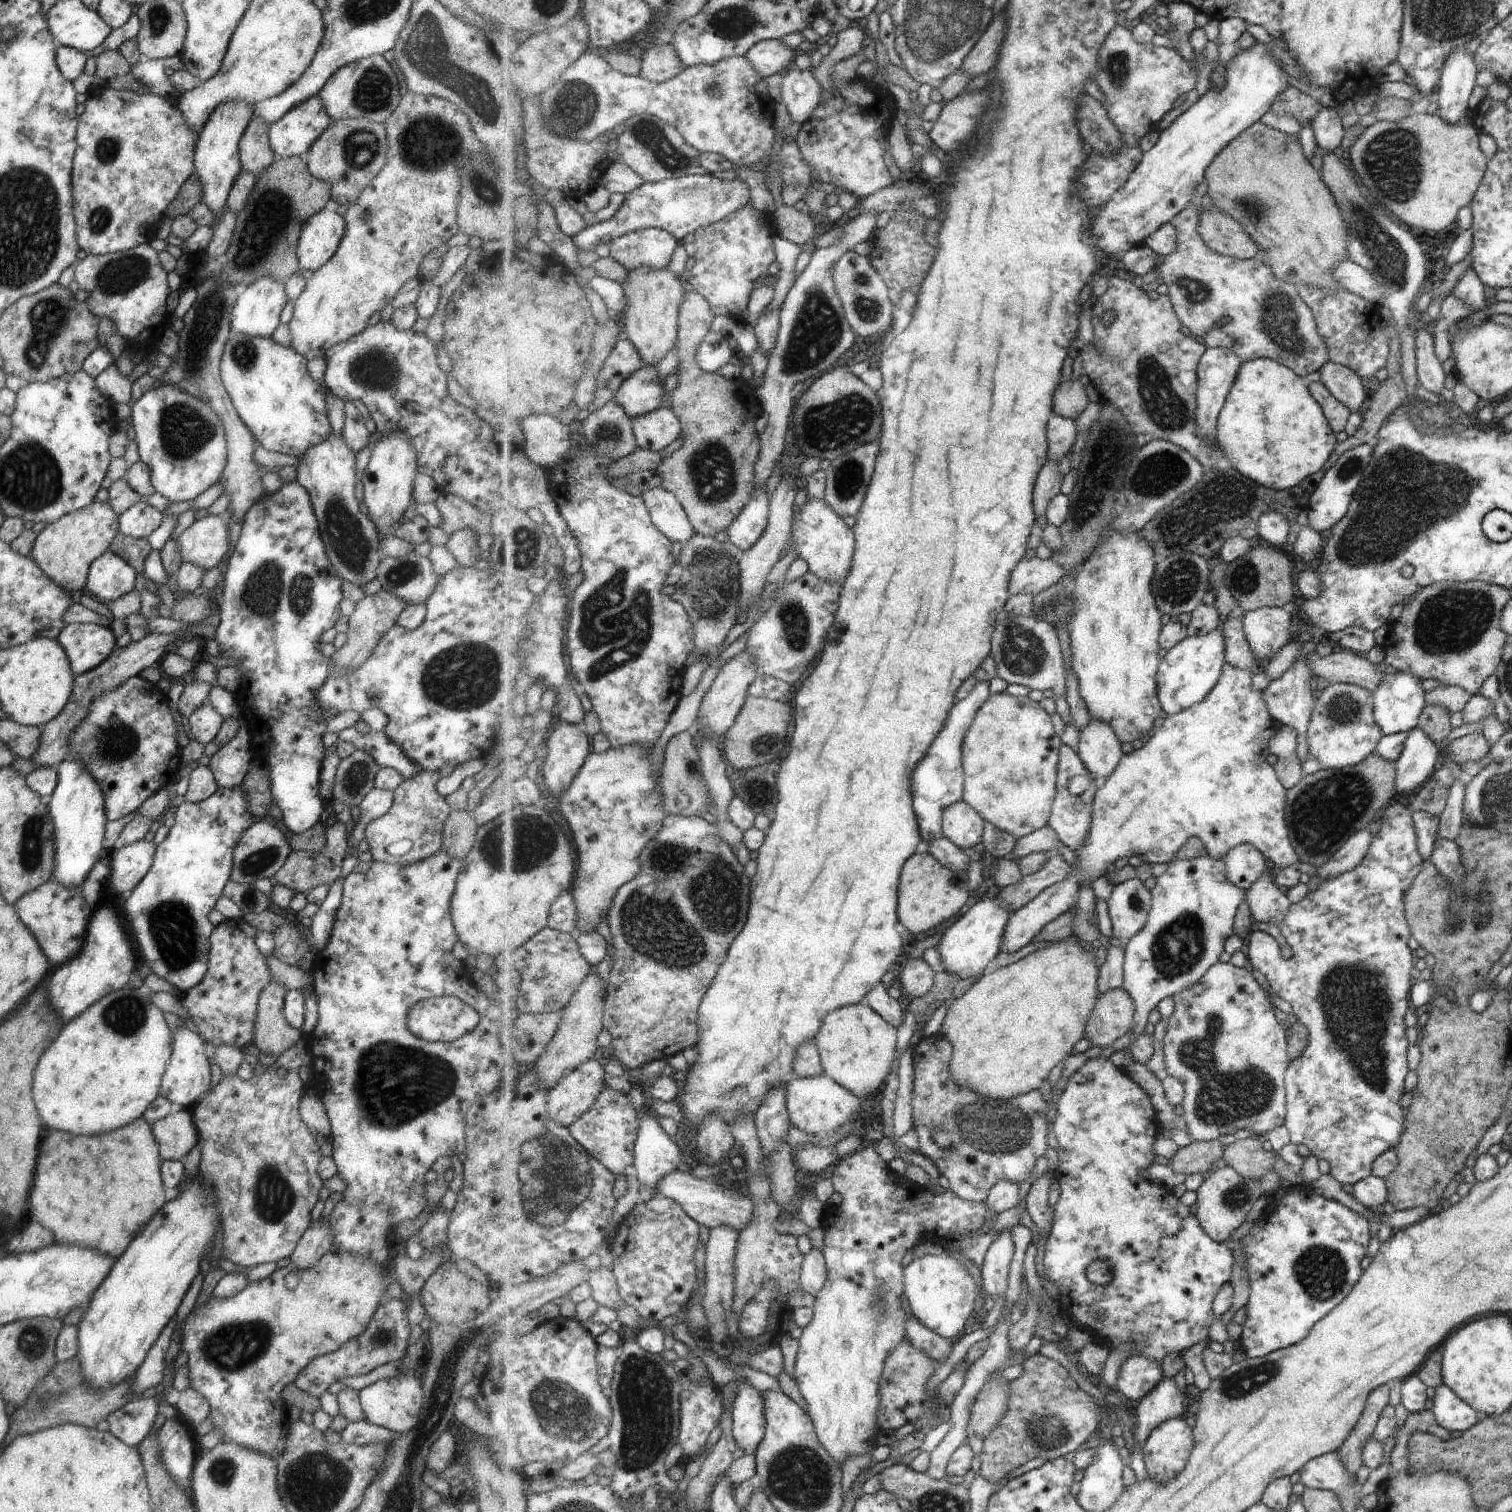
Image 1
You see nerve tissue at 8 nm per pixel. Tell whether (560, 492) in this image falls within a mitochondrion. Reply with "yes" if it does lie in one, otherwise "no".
no

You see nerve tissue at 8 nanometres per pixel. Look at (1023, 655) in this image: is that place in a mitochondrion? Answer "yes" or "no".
yes

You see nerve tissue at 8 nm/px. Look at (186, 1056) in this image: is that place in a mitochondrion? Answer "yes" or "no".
no

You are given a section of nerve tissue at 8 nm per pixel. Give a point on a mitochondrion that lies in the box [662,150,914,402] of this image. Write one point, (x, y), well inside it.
(818, 330)

